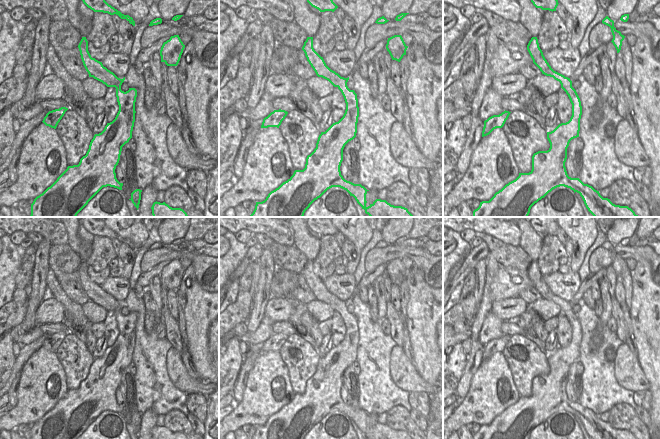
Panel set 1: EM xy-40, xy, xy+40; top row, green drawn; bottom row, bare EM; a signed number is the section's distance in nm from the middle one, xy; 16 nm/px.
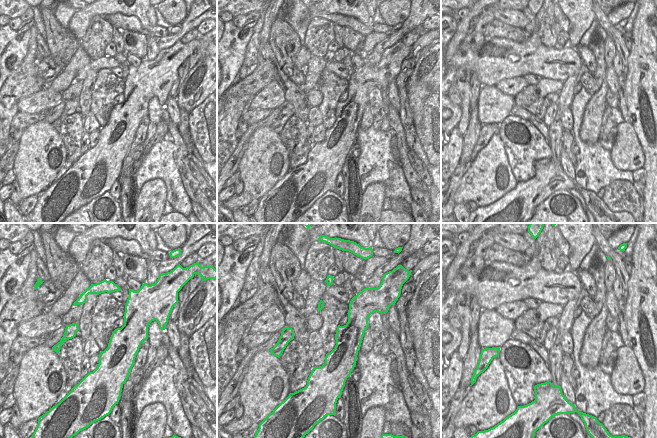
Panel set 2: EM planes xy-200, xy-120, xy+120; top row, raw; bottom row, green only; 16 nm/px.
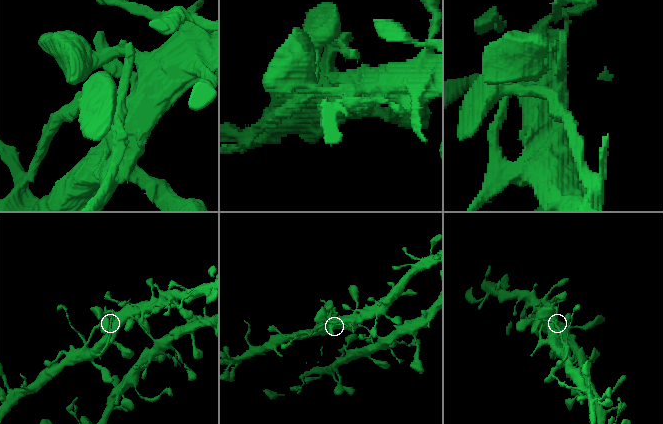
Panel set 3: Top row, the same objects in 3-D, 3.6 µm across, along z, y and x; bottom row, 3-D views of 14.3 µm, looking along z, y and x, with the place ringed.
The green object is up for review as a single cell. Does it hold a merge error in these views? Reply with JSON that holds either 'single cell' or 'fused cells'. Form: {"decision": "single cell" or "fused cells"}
{"decision": "single cell"}

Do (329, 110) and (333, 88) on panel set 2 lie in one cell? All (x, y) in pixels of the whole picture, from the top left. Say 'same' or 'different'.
same

